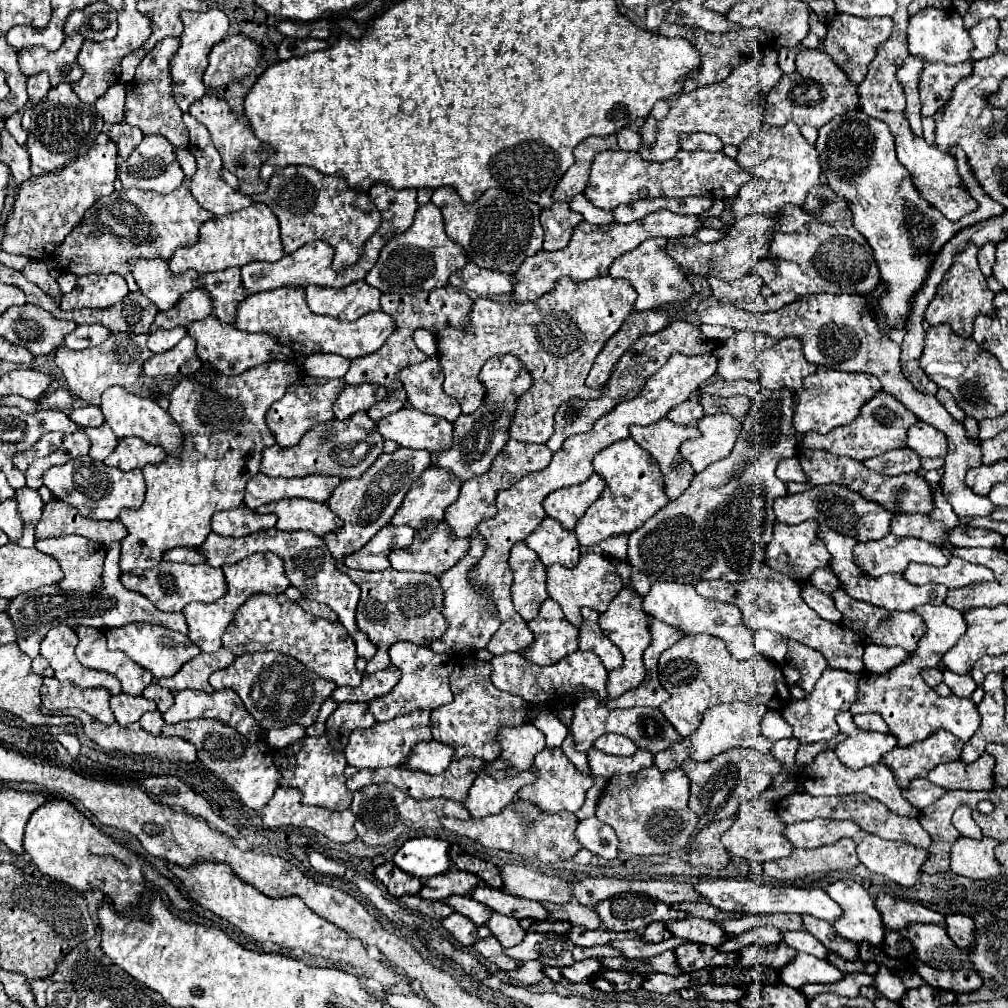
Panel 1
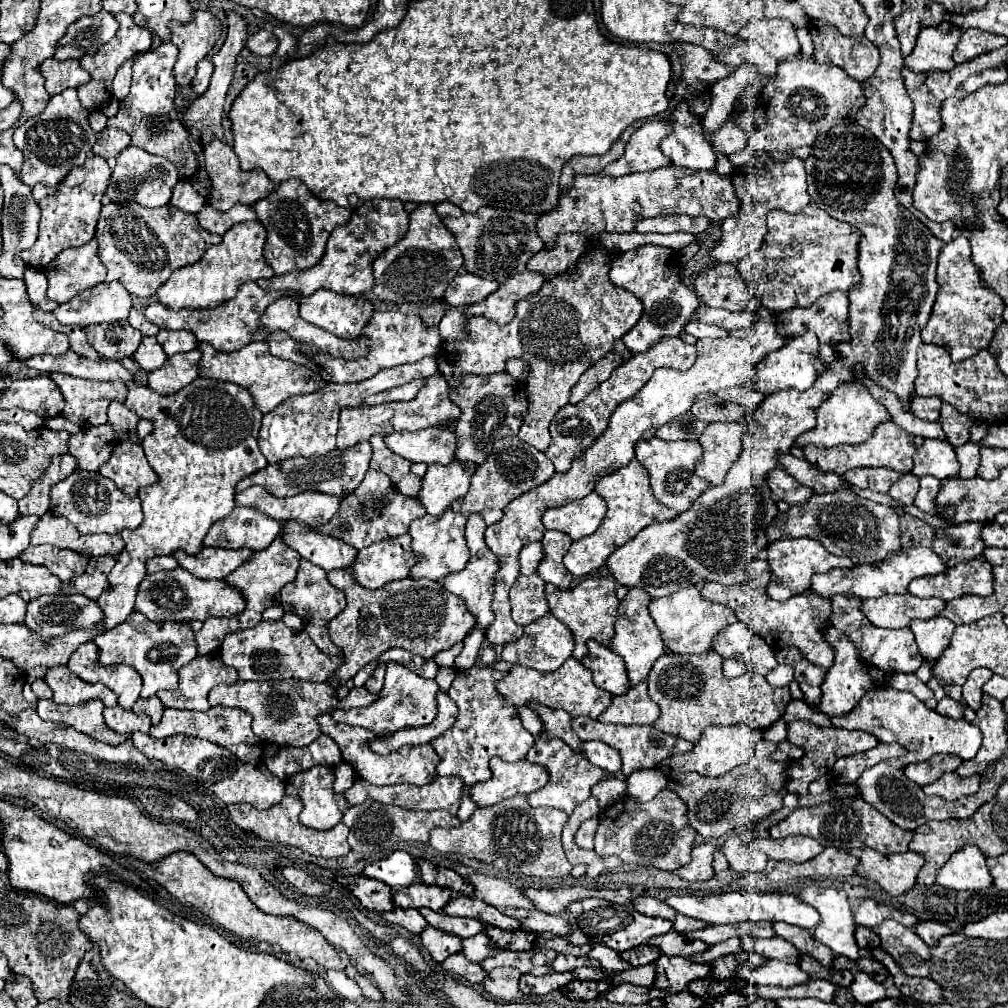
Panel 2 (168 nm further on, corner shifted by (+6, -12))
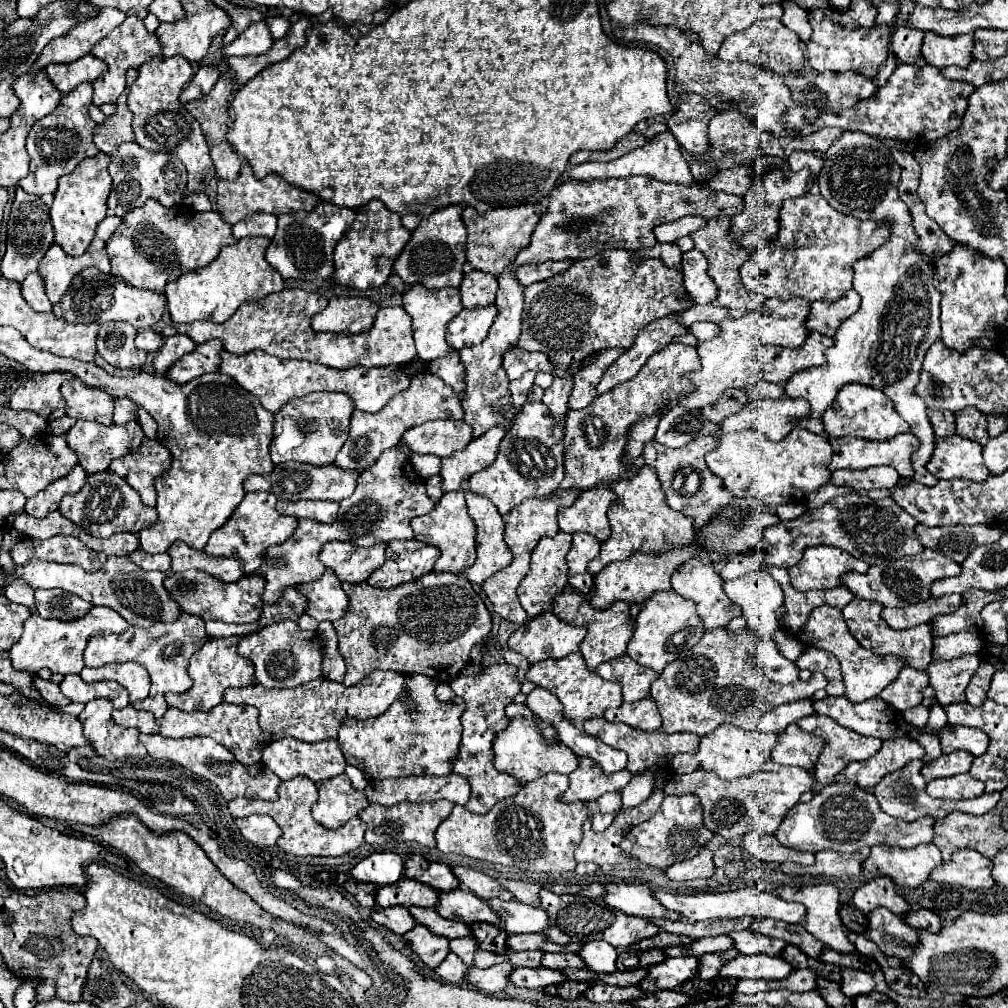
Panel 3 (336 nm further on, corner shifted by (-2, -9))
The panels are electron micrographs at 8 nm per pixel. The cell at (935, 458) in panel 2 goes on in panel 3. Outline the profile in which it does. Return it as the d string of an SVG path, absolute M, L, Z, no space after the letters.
M951 435L935 441L935 451L927 463L927 469L939 479L969 479L983 481L989 471L981 457L983 447L975 441Z

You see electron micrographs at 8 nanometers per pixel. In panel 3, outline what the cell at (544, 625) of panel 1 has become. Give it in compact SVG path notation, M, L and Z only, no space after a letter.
M551 611L529 619L509 637L509 649L521 653L529 663L549 659L563 659L579 651L585 637L585 627L575 627L555 617Z

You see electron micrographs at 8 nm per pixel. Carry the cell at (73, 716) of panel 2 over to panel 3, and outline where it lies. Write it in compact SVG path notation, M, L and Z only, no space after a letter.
M93 699L85 705L83 713L79 715L79 721L83 721L83 733L89 737L93 749L103 755L107 761L121 761L121 757L143 757L147 751L139 743L139 733L135 729L123 729L111 719L113 705L105 699Z

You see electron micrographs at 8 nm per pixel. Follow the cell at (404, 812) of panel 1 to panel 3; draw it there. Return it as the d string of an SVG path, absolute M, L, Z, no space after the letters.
M431 801L431 803L399 803L393 807L385 805L369 805L359 813L359 819L367 823L365 841L369 845L383 845L389 841L417 841L425 847L435 847L435 831L453 811L453 803L449 801Z

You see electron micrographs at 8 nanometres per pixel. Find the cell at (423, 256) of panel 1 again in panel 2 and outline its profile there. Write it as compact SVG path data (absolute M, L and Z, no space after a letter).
M419 204L409 214L409 218L411 222L407 236L373 262L373 274L375 274L373 294L379 300L389 300L397 304L403 302L425 304L431 298L443 298L445 288L463 266L463 256L459 252L453 234L437 216L435 204Z

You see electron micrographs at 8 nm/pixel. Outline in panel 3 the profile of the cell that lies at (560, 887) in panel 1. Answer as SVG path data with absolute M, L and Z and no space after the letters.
M453 867L453 873L457 875L461 887L469 889L471 893L477 893L477 897L489 901L489 899L505 899L505 901L513 901L515 897L503 889L497 879L481 873L481 871L475 871L475 869L469 869L469 867Z

